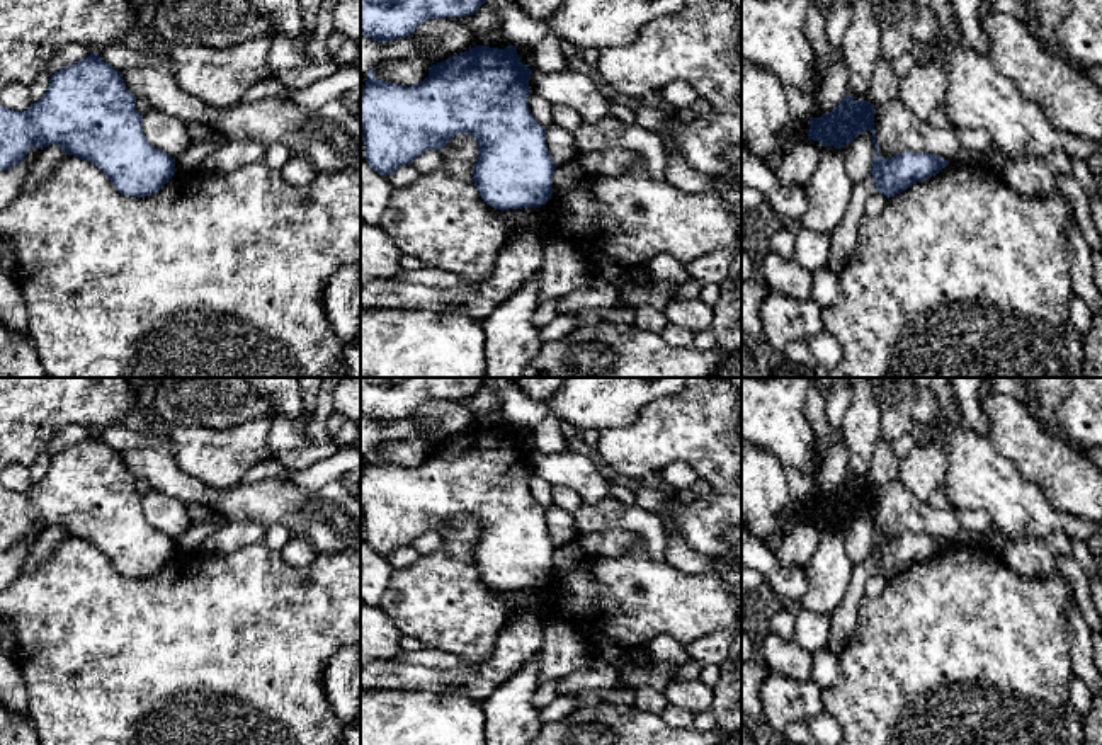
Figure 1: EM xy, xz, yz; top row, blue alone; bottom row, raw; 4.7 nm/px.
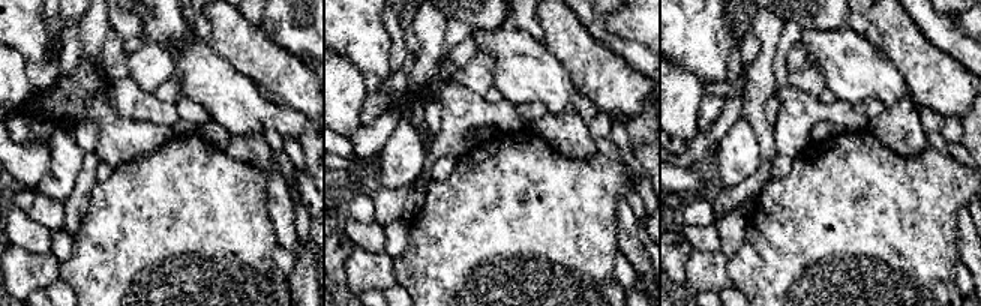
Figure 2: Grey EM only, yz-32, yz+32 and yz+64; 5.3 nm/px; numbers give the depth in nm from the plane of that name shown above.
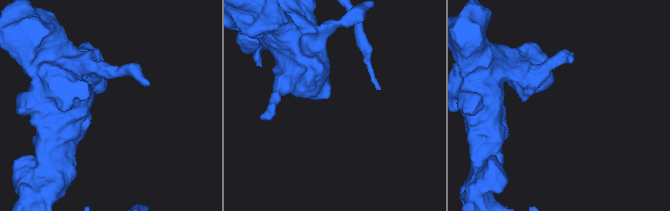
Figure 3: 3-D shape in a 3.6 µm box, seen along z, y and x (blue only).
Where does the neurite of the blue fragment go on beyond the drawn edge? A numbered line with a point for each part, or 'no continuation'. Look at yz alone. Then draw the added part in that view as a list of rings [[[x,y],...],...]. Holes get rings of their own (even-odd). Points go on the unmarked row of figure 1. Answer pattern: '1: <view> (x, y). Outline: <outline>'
no continuation

